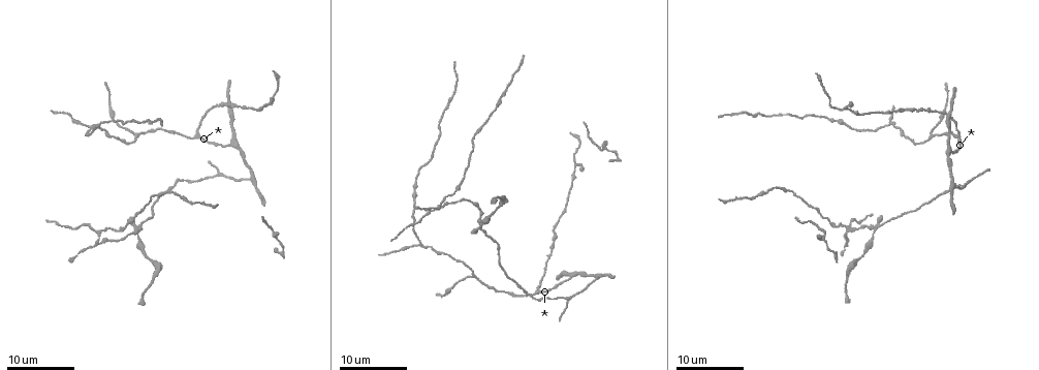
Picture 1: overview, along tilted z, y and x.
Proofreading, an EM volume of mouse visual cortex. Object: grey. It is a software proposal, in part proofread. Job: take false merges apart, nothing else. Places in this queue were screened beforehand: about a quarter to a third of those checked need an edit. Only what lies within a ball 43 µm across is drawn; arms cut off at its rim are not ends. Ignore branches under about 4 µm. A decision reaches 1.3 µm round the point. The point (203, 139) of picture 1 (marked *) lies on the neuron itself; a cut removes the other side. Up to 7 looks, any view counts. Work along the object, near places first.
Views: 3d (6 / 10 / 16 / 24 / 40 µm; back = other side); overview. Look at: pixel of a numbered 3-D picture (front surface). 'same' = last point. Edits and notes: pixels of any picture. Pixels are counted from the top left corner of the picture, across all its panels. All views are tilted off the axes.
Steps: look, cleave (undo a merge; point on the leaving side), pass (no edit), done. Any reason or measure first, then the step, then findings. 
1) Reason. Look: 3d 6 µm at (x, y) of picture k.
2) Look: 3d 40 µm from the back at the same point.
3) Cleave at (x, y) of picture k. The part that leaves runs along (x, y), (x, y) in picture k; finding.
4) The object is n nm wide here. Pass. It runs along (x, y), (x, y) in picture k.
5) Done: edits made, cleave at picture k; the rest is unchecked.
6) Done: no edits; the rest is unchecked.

Look: 3d 16 µm at (890, 125) of picture 1.

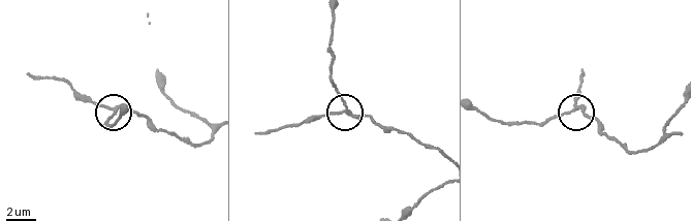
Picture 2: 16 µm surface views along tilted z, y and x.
Look: 3d 6 µm at (116, 113) of picture 2.

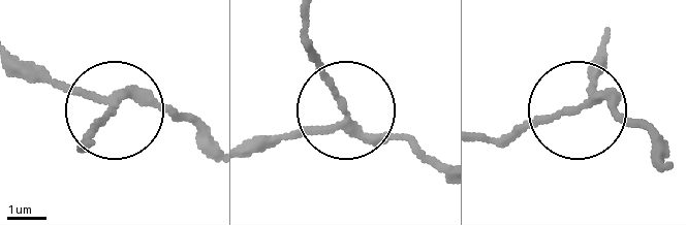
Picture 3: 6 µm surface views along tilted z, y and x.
Pass. It runs along (437, 158), (346, 121), (263, 150) in picture 3; continuous, no second neuron.

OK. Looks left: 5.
Thin arm on a thick one. Look: 3d 24 µm at (574, 170) of picture 1.

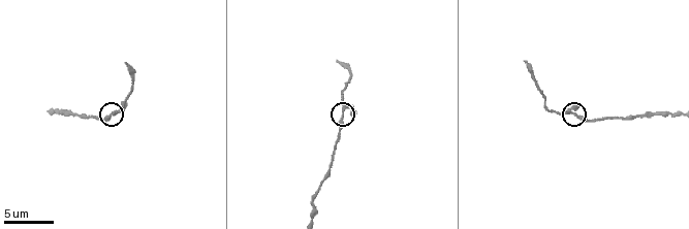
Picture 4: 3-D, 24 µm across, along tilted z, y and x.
Look: 3d 10 µm at (574, 112) of picture 4.

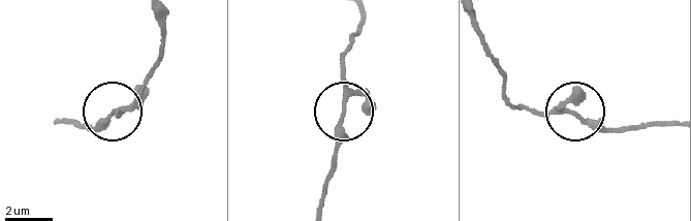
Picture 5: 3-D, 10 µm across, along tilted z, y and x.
Pass. It runs along (671, 123), (599, 130), (566, 114), (516, 108) in picture 5; continuous, no second neuron.

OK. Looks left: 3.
Two arms in line, one across. Look: 3d 24 µm at (873, 230) of picture 1.

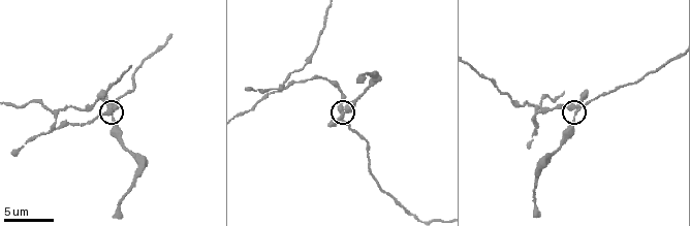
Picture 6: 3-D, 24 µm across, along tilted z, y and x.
Look: 3d 10 µm at (577, 110) of picture 6.

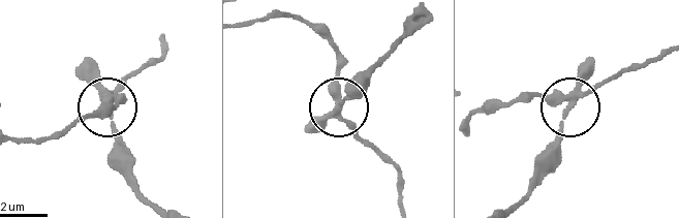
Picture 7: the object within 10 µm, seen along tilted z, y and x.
Cleave at (112, 127) of picture 7. The part that leaves runs along (332, 111), (404, 37) in picture 7; two neurons meet here.

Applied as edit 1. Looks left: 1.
Done: edits made, cleave at picture 7; the rest is unchecked.

